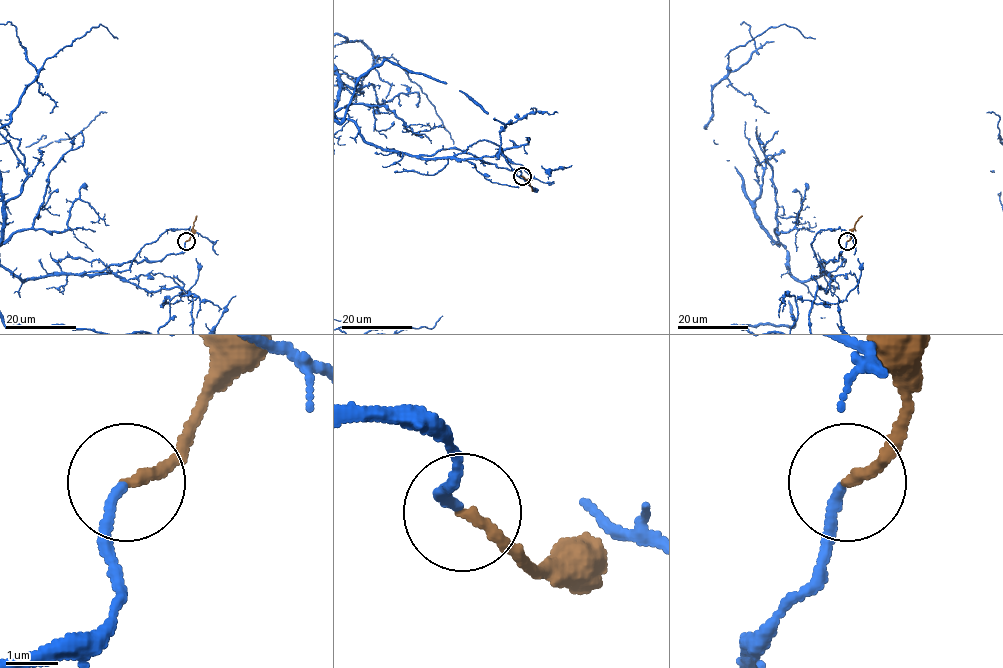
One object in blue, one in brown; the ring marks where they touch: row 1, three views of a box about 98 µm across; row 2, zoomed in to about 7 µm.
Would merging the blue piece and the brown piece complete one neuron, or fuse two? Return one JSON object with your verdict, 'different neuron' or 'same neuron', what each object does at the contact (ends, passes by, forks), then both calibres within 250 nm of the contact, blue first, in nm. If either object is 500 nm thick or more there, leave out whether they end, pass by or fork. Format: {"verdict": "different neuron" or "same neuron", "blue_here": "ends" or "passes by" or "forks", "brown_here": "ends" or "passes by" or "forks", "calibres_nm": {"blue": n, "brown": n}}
{"verdict": "same neuron", "blue_here": "ends", "brown_here": "ends", "calibres_nm": {"blue": 180, "brown": 200}}

